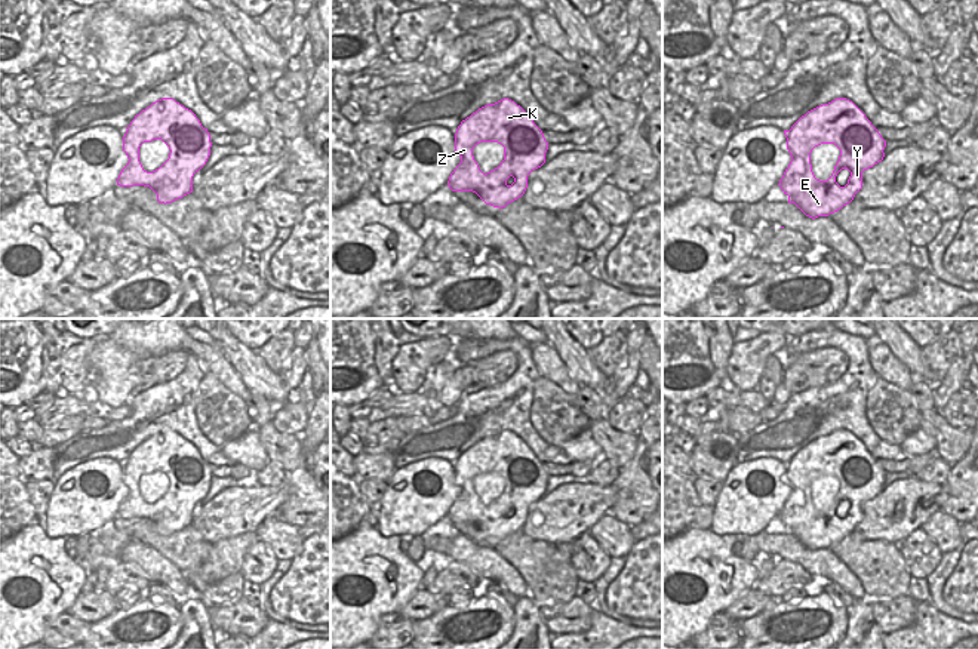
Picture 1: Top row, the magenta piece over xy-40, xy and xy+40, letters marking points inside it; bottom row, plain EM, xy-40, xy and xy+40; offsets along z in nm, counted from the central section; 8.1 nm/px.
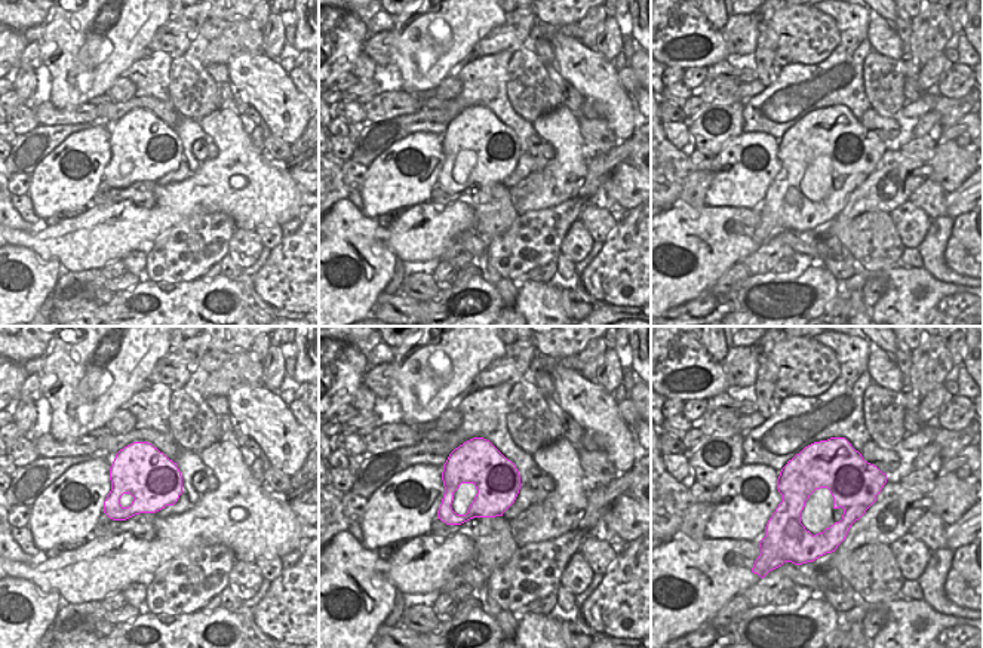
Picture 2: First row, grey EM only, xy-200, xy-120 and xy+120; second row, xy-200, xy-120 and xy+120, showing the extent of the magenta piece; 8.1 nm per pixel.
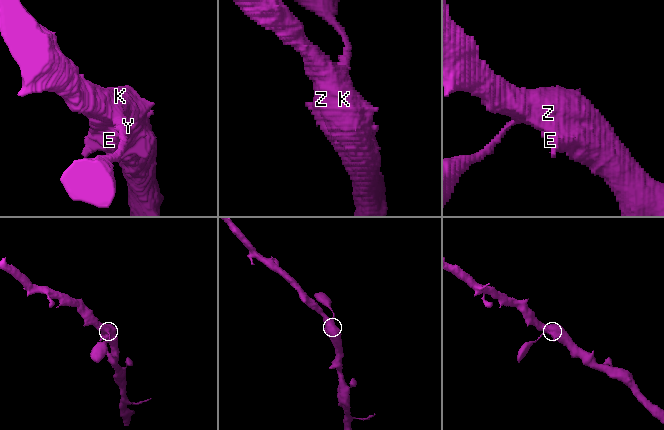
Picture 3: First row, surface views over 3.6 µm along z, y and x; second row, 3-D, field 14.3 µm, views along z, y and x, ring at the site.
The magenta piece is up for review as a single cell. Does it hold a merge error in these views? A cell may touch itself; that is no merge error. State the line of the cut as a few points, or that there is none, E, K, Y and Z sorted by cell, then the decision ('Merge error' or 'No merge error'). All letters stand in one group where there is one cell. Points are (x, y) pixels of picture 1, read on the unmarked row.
No split. Groups: E K Y Z. No merge error

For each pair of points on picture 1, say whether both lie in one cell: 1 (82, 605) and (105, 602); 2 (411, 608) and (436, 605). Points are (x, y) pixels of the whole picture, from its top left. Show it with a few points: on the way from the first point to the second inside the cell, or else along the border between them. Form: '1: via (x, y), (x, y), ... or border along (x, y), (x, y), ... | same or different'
1: via (88, 605), (100, 605) | same
2: via (417, 603), (430, 603) | same

